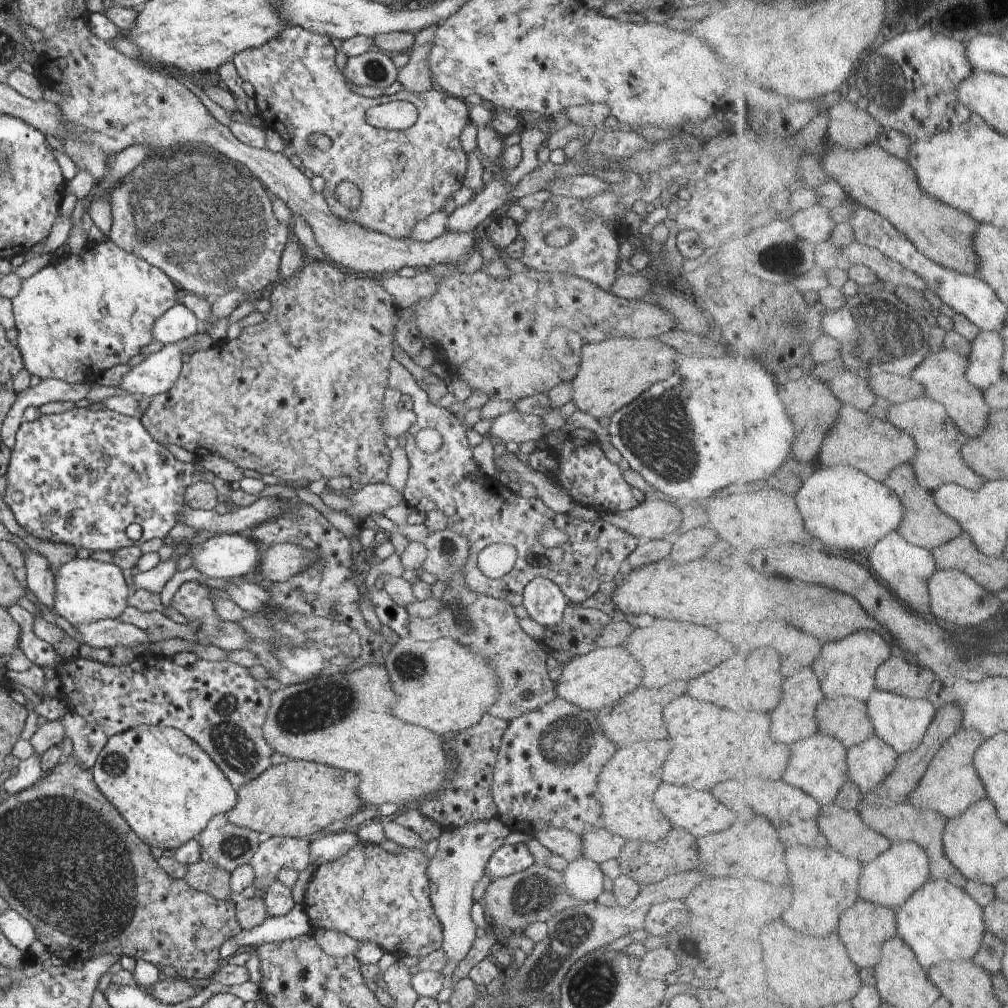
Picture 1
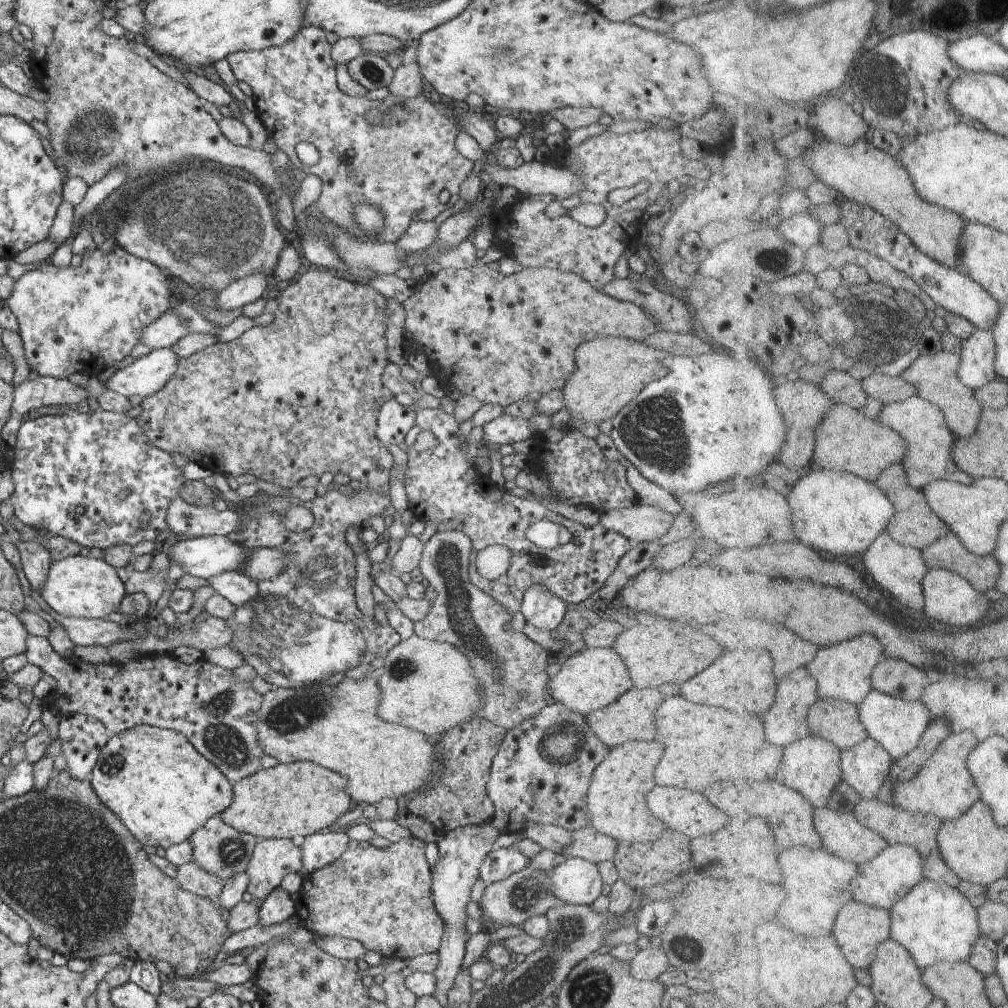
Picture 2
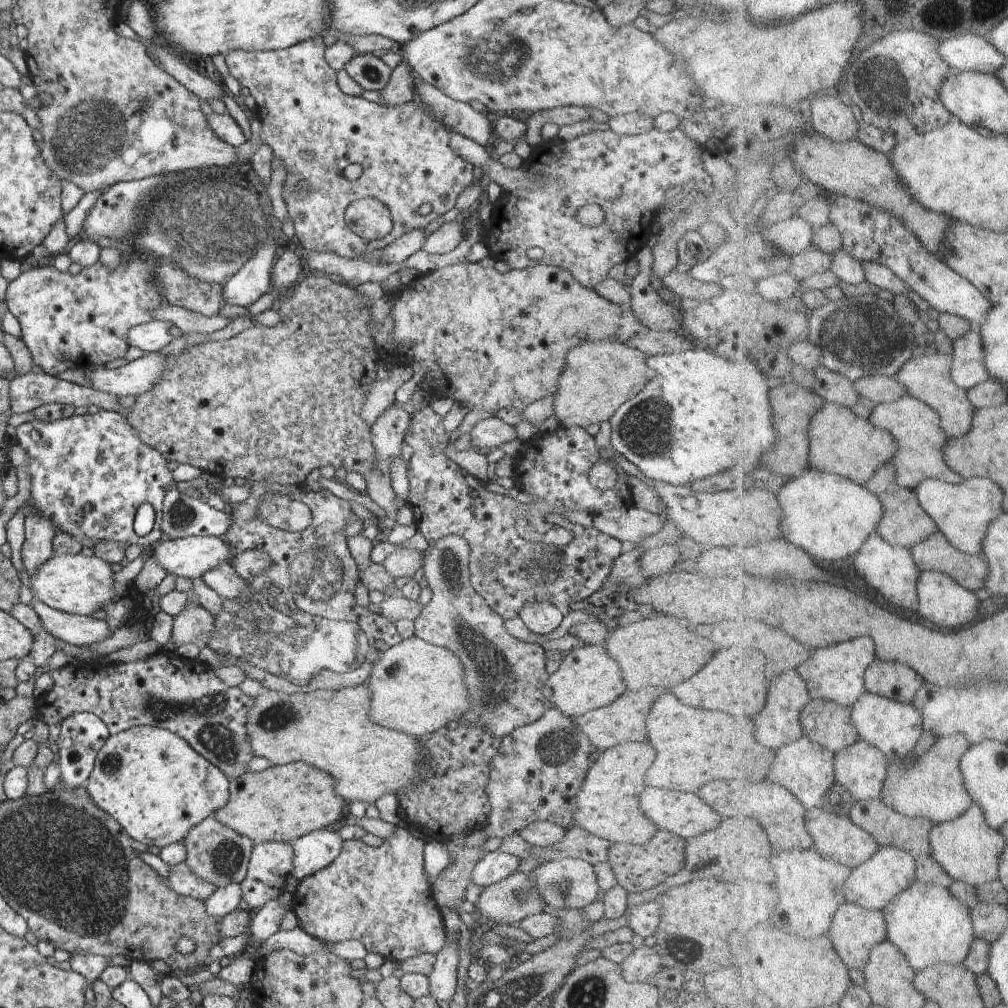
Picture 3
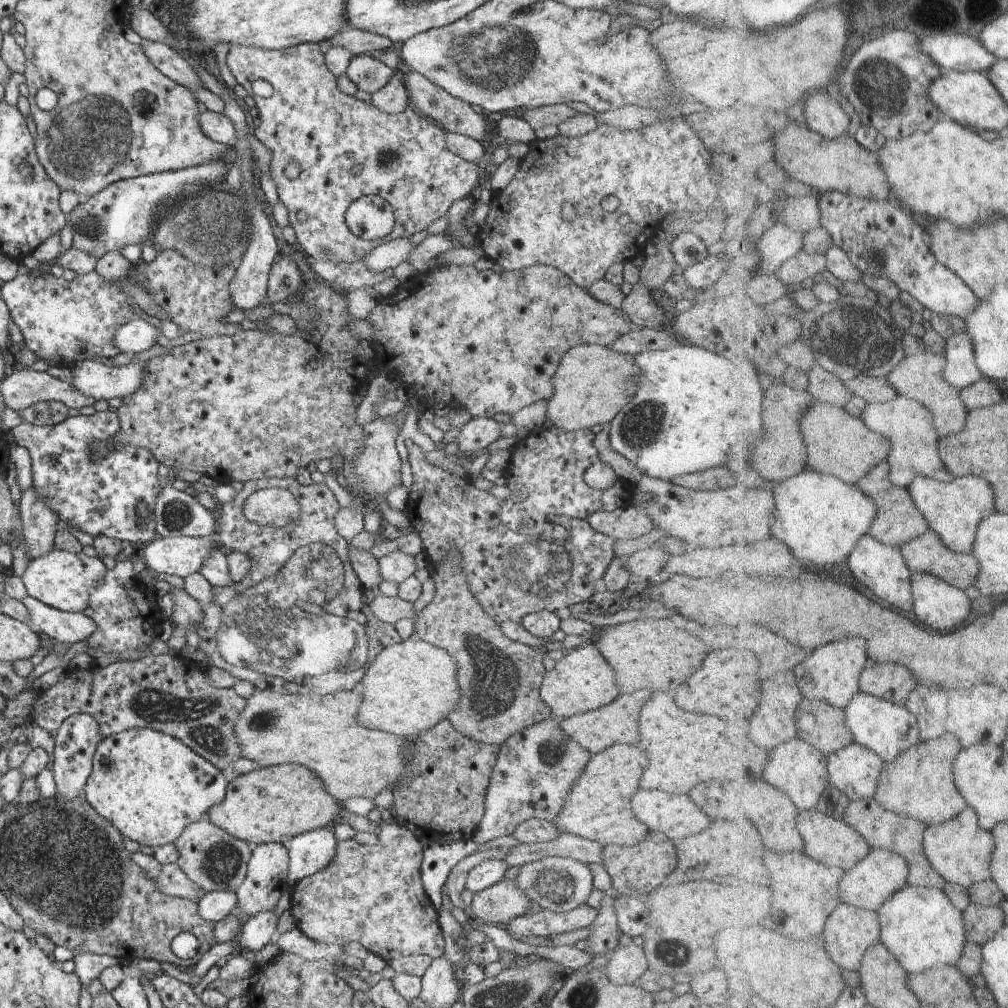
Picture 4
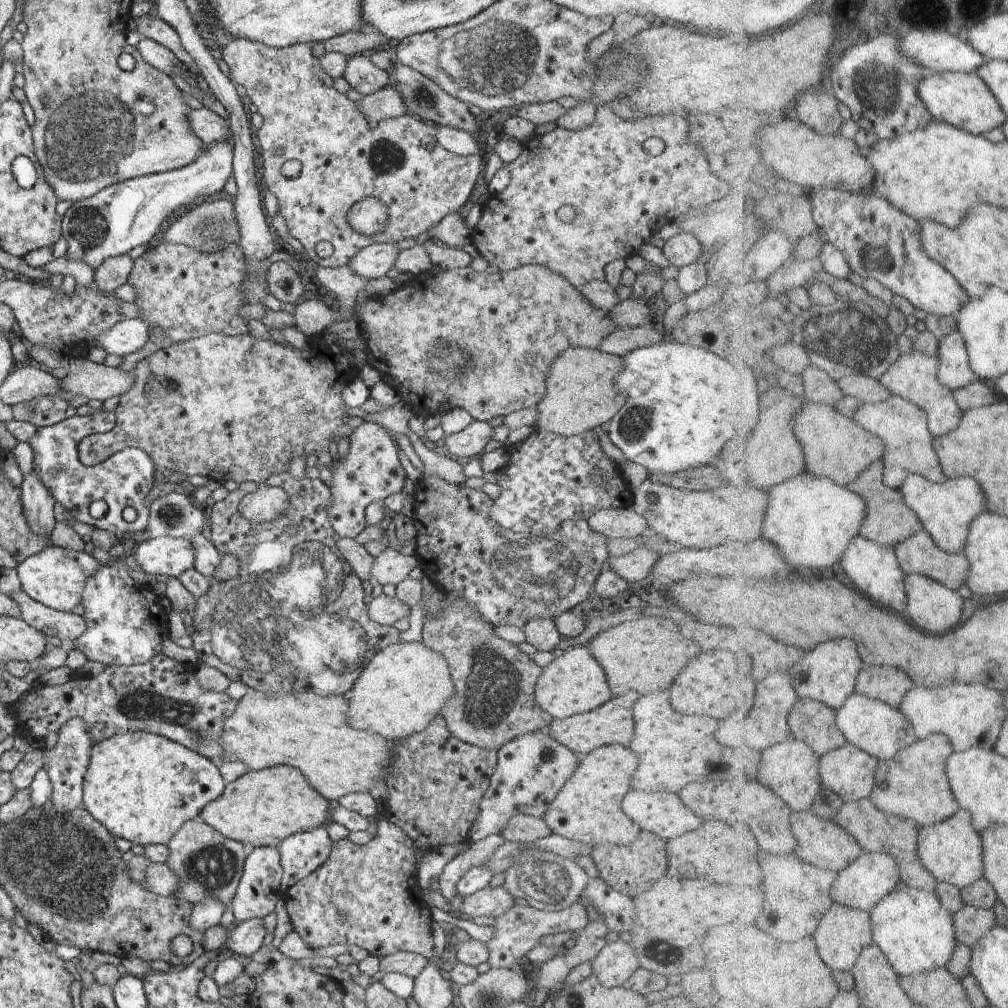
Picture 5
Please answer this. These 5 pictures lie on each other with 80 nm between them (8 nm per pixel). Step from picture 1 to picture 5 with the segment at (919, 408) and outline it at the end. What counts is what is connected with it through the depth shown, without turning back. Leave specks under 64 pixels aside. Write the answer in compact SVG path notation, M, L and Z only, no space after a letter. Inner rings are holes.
M893 396L882 404L864 404L857 418L868 430L884 436L890 444L888 448L888 476L886 482L894 488L902 488L910 474L924 474L936 482L946 482L948 474L944 472L940 454L934 446L934 431L930 430L929 412L914 401L910 402L905 396Z

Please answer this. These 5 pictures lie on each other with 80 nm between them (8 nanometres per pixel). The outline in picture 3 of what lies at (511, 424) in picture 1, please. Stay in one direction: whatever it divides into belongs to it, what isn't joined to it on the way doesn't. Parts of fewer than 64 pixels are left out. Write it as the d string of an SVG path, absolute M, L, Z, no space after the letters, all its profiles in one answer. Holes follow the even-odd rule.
M498 417L480 421L470 432L472 448L477 451L490 451L518 438L516 428Z

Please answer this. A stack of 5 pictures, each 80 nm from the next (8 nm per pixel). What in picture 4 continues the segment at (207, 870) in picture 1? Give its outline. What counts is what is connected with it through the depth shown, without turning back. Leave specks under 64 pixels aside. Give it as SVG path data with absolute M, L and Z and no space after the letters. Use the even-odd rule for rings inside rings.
M178 863L163 865L159 877L155 879L157 887L167 895L192 899L197 902L206 894L205 890L192 882Z

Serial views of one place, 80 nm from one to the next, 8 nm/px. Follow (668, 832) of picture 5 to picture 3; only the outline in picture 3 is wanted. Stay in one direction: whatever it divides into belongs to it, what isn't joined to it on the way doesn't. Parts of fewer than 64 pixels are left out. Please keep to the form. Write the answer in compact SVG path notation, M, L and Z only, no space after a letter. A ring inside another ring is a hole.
M646 788L642 798L640 798L640 806L642 806L644 814L648 818L652 818L652 822L656 822L656 826L660 826L660 828L664 828L664 830L668 830L672 834L678 834L682 838L700 836L700 834L704 834L708 830L714 830L722 820L712 808L706 808L706 804L702 804L702 800L696 794Z

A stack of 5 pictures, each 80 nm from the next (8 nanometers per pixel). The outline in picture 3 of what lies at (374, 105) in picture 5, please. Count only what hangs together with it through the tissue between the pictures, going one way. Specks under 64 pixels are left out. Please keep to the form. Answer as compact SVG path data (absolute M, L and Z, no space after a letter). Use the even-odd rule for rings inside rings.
M403 58L403 61L392 71L391 79L381 92L381 104L398 106L414 100L416 81L417 77L410 64Z

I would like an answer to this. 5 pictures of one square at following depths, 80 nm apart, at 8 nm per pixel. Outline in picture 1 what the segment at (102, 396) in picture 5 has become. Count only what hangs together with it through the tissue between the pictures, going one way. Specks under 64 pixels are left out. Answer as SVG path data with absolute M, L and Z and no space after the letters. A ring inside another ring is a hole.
M194 336L182 339L180 343L168 343L161 350L151 354L146 360L131 368L123 378L120 388L132 396L142 394L146 398L155 397L168 392L180 376L183 362L182 354L194 354L196 347L188 345L194 343Z

